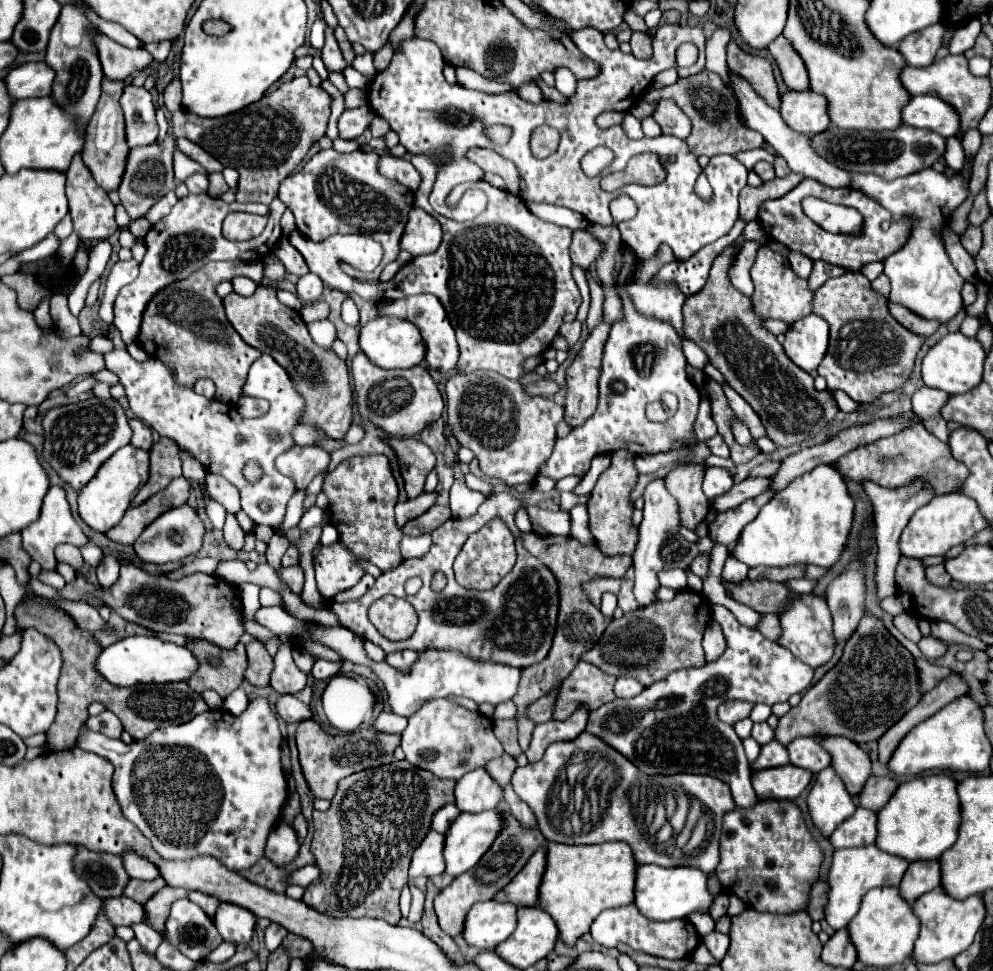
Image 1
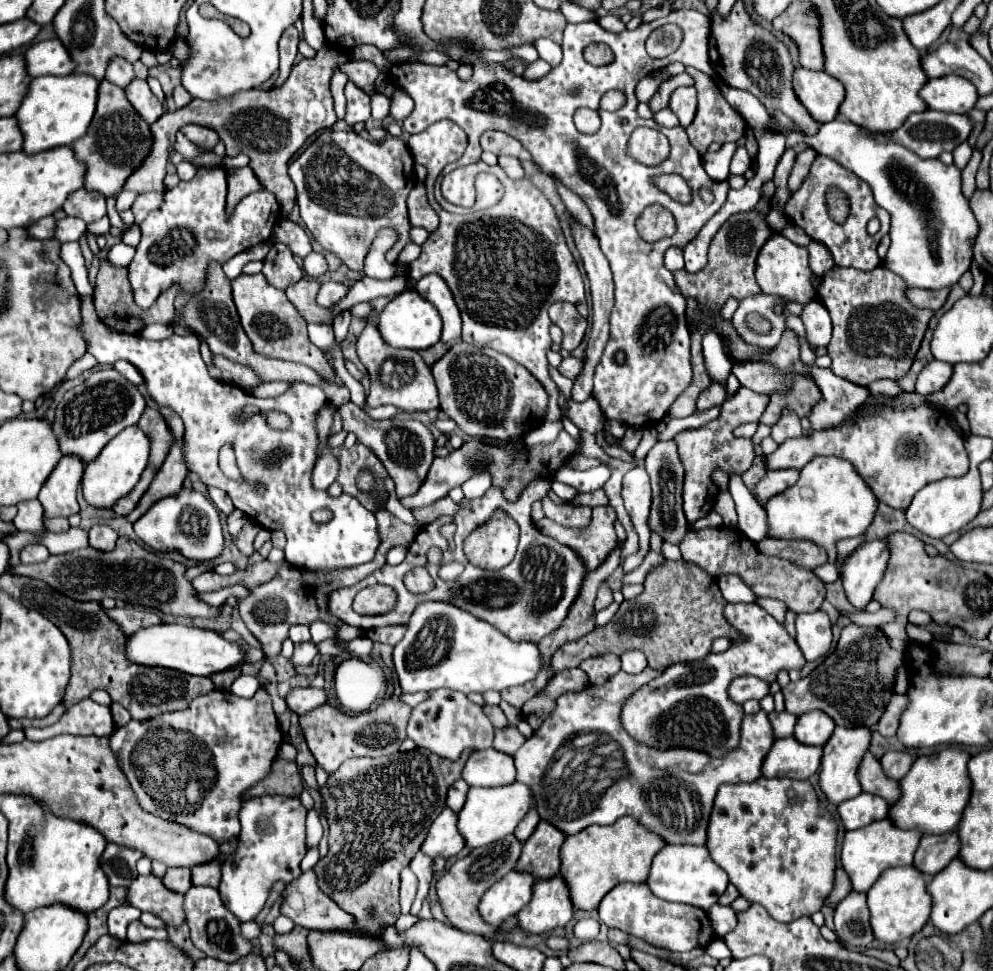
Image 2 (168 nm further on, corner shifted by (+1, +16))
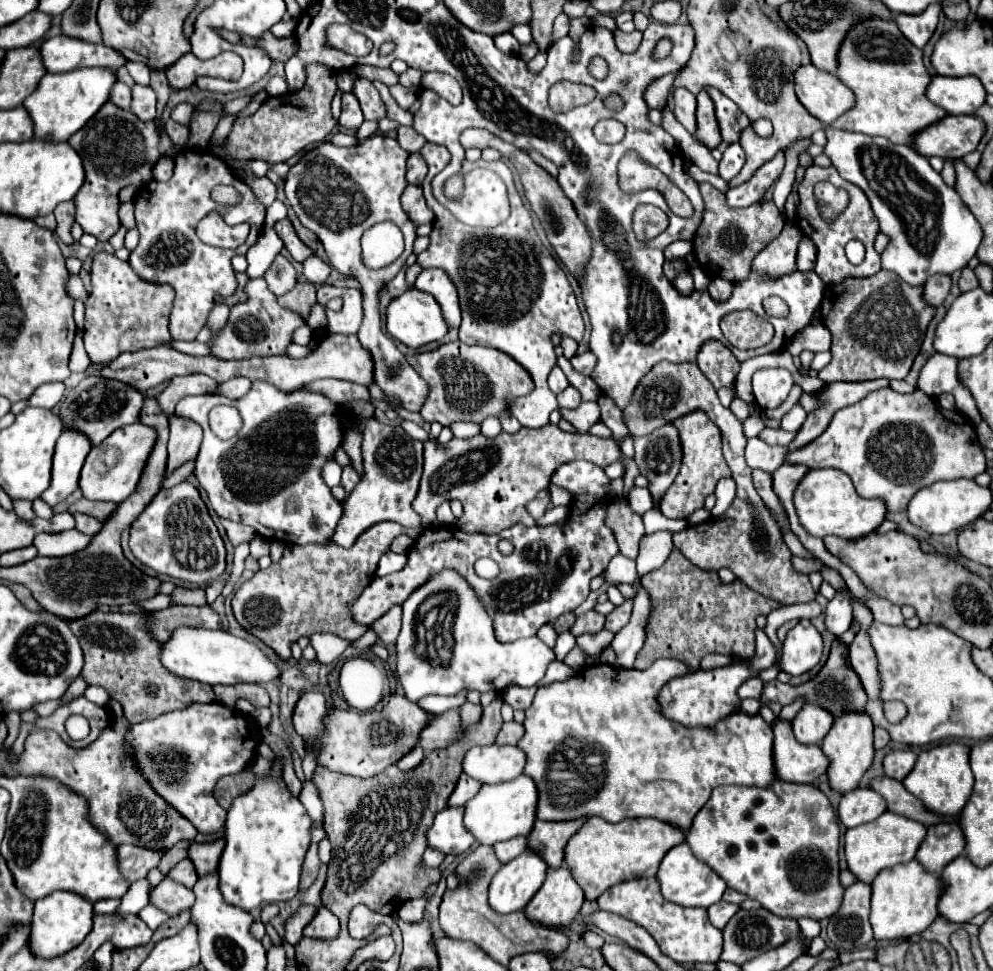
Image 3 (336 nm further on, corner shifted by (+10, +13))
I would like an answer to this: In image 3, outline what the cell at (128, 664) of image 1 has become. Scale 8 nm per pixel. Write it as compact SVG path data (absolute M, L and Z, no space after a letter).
M181 627L173 631L173 635L161 643L161 663L171 673L195 679L207 685L235 685L235 683L263 683L279 677L279 669L271 663L265 653L245 641L239 639L223 629L217 631L201 631L191 627Z

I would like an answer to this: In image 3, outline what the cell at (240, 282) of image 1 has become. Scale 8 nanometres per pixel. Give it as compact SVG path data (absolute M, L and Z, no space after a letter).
M265 227L257 239L257 243L247 251L247 275L249 279L253 277L263 277L263 273L269 269L273 263L275 255L283 249L283 241L277 237L274 228Z

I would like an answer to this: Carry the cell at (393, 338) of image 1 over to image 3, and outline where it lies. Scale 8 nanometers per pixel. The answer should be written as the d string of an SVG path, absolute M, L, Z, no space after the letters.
M415 287L407 289L403 295L395 297L389 303L387 313L385 313L385 327L393 339L397 339L399 343L403 343L411 349L419 349L431 341L439 341L447 333L447 325L445 325L445 319L441 315L439 303L429 293L417 291Z

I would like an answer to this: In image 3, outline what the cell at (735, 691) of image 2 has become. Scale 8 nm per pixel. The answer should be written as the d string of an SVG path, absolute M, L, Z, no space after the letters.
M751 677L737 689L737 695L739 699L747 699L747 697L761 699L761 691L763 691L763 681L759 677Z

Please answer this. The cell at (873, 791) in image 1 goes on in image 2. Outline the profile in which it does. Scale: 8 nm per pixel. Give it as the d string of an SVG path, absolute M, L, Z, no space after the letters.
M886 752L884 756L882 756L882 768L884 768L884 772L890 776L890 778L894 778L894 780L900 780L900 778L904 778L906 776L906 772L910 770L910 766L914 764L914 760L916 760L916 754L912 756L912 752Z

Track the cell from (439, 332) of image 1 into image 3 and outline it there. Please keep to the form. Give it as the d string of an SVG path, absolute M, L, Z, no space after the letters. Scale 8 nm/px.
M425 269L419 273L415 287L419 291L431 293L445 317L445 323L449 329L457 329L461 323L461 311L459 311L459 301L457 301L457 289L447 277L445 271L441 269Z

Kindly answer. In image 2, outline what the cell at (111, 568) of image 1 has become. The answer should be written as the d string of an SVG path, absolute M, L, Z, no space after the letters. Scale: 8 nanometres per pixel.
M94 524L88 534L90 534L90 546L102 552L114 550L114 544L118 540L118 534L110 526L104 526L104 524Z

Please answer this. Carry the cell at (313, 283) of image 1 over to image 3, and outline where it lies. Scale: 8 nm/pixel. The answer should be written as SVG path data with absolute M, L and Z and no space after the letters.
M311 255L309 259L303 261L303 275L307 281L315 283L315 285L323 285L327 281L331 273L331 267L327 263L323 263L317 255Z

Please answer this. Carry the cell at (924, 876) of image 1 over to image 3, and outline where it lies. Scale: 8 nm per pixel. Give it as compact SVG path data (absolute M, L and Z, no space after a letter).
M937 823L927 829L927 837L919 845L915 853L915 861L919 861L925 871L941 873L943 867L963 853L965 839L957 823Z

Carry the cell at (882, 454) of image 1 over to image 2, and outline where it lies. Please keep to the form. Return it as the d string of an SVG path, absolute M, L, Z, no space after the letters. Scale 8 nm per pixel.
M876 394L870 396L858 410L858 422L844 420L838 426L822 432L814 432L812 436L804 438L790 438L784 440L774 454L768 456L768 470L782 470L782 468L804 468L810 460L816 456L838 456L854 464L854 468L860 472L860 476L872 486L874 494L878 496L880 502L896 508L896 510L906 510L914 498L914 494L924 488L930 482L948 478L948 476L964 476L968 472L968 454L964 448L964 436L952 428L952 416L950 412L936 408L936 406L904 406L896 408L894 396L886 394Z

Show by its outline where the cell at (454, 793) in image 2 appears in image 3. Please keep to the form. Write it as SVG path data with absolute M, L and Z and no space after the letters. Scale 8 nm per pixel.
M463 773L463 775L459 777L459 781L457 781L453 793L449 795L447 805L449 805L449 807L463 807L463 805L479 791L479 787L481 787L479 781L471 779L471 777L467 777L467 775Z

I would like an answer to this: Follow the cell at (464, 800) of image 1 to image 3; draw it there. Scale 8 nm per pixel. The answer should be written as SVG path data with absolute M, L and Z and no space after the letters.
M473 747L465 753L463 773L479 783L503 783L519 777L525 767L525 753L519 747Z

